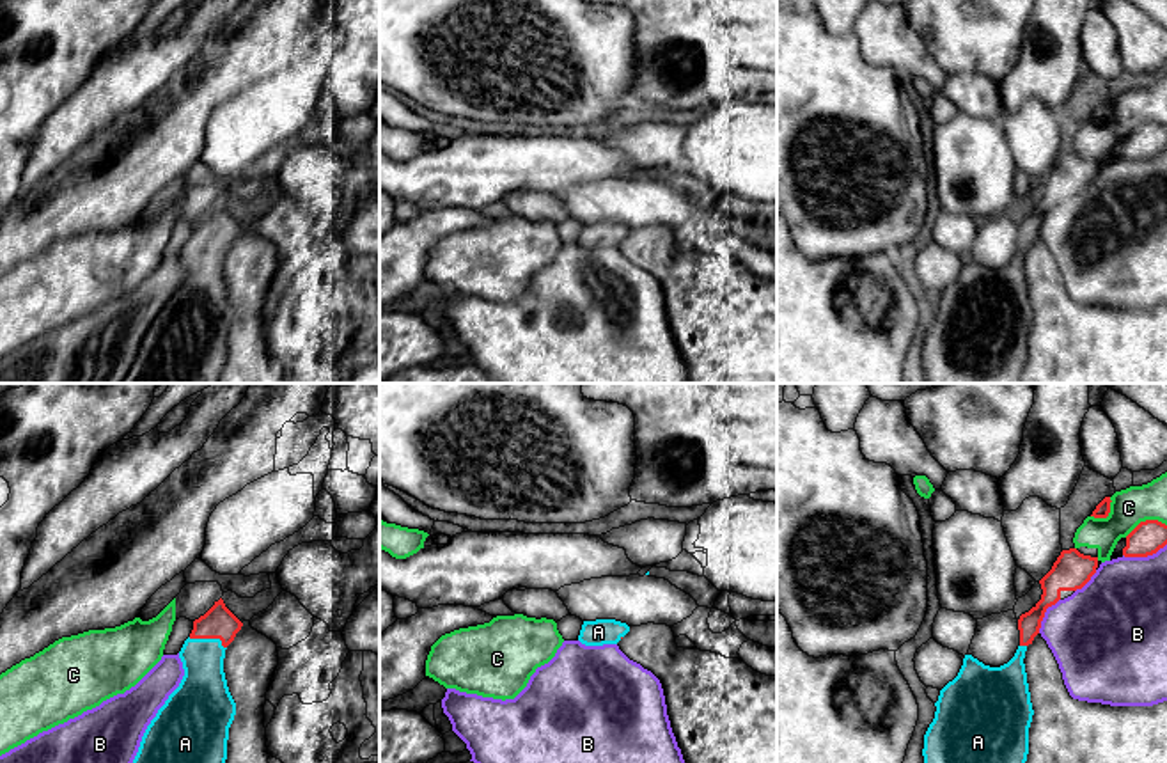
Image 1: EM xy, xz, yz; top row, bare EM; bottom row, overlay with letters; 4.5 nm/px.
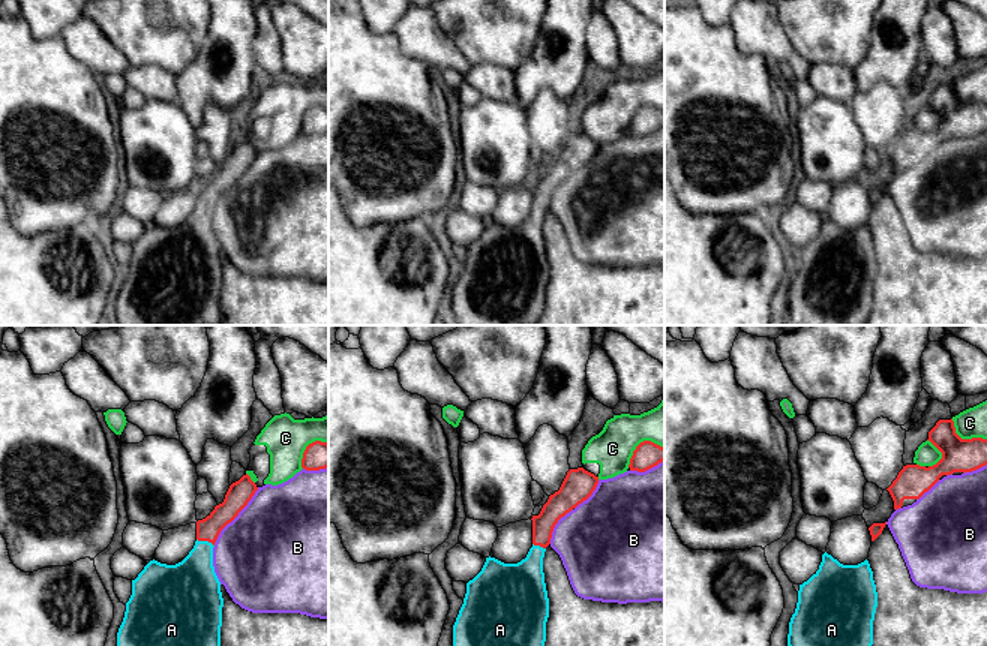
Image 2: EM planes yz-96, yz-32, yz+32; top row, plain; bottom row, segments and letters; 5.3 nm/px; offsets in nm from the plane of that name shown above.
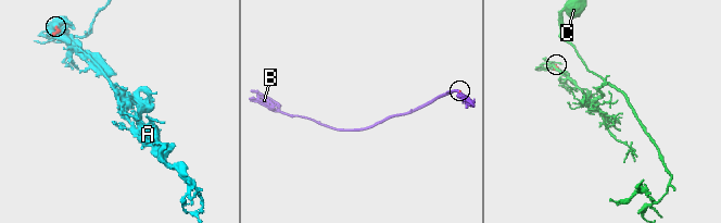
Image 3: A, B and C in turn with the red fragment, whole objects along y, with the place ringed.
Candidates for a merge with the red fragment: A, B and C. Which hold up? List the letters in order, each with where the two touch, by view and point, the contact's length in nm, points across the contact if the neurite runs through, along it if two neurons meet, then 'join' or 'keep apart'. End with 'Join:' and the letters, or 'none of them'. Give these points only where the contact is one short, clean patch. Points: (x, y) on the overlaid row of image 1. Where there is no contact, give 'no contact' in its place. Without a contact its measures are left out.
A: xy (208, 637) | 180 nm | across xy (219, 621), (219, 627), (208, 637), (203, 652), (203, 692) | join
B: yz (1144, 556) | 200 nm | keep apart
C: yz (1146, 520) | 200 nm | keep apart
Join: A

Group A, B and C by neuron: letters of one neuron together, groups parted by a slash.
A / B / C

